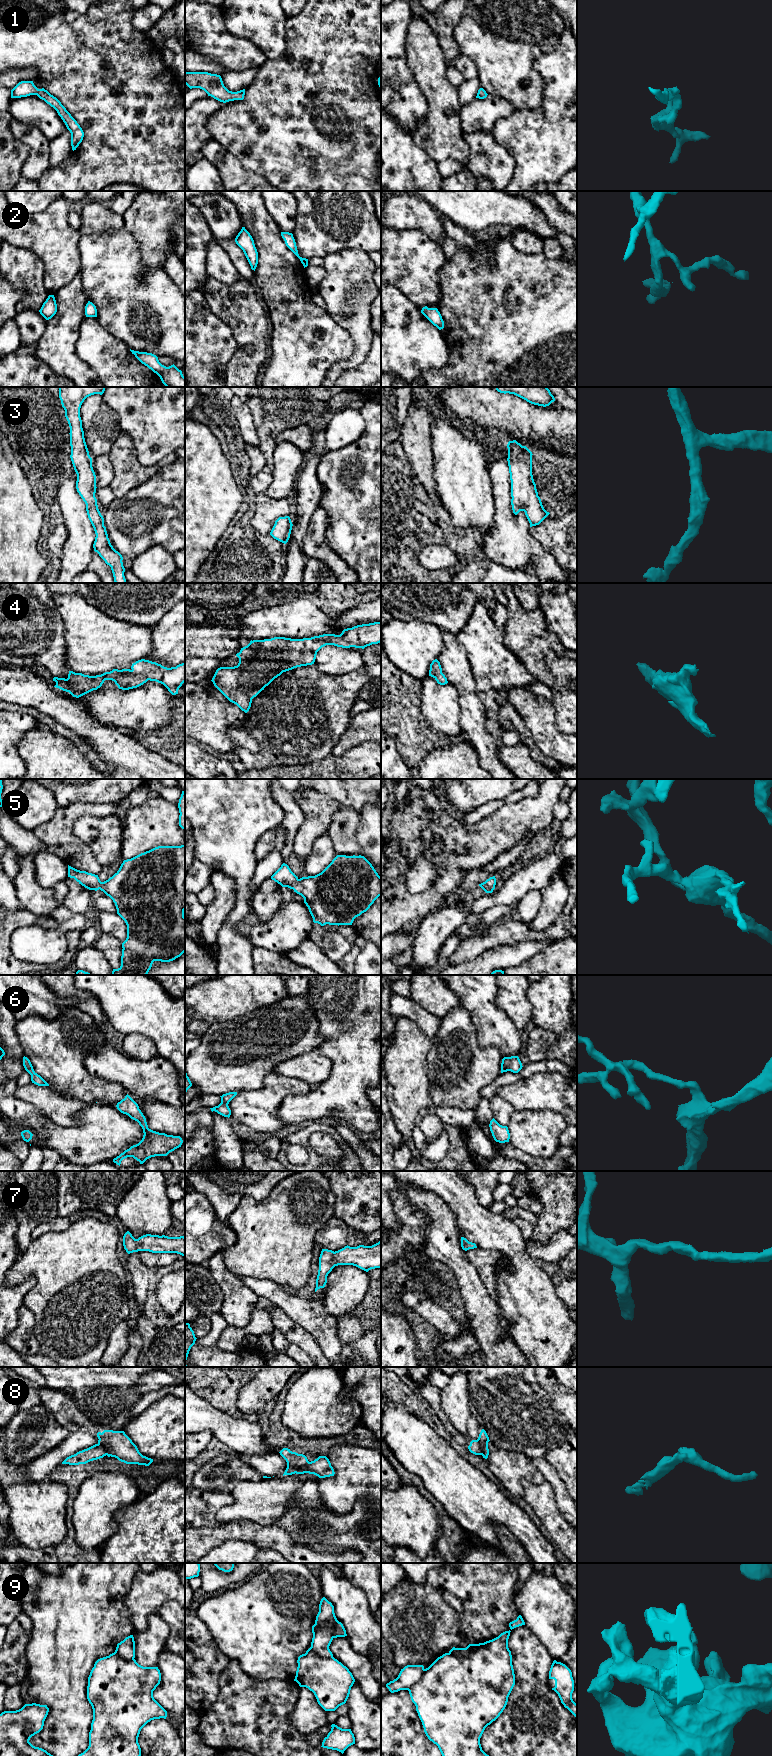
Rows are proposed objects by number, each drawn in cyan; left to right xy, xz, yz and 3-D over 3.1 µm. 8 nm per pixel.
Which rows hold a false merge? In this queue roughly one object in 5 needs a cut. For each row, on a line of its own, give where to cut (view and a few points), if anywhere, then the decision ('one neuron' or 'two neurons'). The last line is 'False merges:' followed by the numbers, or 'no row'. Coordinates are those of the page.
1: cut none; one neuron
2: cut none; one neuron
3: cut none; one neuron
4: cut none; one neuron
5: cut none; one neuron
6: cut none; one neuron
7: cut none; one neuron
8: cut xz (308, 1461), (295, 1472); two neurons
9: cut yz (482, 1643), (462, 1657), (456, 1657), (448, 1653); two neurons
False merges: 8, 9

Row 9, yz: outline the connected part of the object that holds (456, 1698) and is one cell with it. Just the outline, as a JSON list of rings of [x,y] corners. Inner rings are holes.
[[[510,1630],[480,1644],[468,1656],[458,1658],[445,1653],[438,1657],[409,1690],[412,1702],[422,1722],[428,1739],[436,1744],[442,1756],[489,1756],[481,1747],[480,1738],[485,1728],[495,1721],[505,1709],[515,1685],[512,1655],[508,1648]]]

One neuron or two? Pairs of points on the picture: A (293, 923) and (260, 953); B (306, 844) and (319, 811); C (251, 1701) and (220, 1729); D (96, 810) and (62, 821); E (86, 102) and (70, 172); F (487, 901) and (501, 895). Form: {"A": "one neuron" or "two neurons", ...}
{"A": "two neurons", "B": "one neuron", "C": "one neuron", "D": "one neuron", "E": "one neuron", "F": "one neuron"}

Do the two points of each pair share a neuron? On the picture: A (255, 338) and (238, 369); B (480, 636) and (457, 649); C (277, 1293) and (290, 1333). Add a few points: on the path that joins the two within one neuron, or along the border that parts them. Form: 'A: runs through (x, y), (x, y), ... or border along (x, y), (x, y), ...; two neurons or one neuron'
A: runs through (256, 346), (256, 351), (246, 361); one neuron
B: border along (455, 635), (455, 638), (464, 648), (471, 668); two neurons
C: border along (278, 1307), (301, 1327); two neurons

